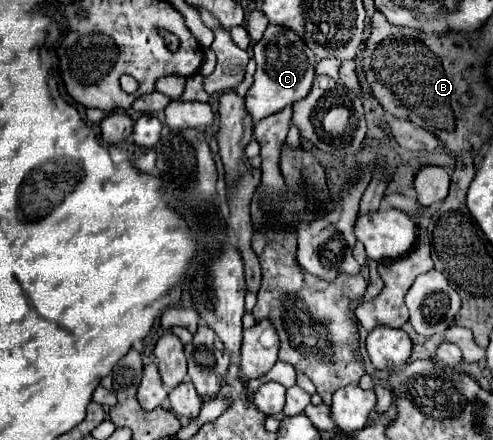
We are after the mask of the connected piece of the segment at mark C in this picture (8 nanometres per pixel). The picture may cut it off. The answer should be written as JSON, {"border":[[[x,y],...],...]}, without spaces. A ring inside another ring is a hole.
{"border":[[[269,24],[263,38],[253,48],[255,60],[257,60],[257,72],[255,82],[249,88],[245,96],[245,106],[253,120],[261,120],[265,116],[271,116],[273,112],[279,112],[287,104],[295,104],[297,100],[305,98],[311,90],[311,84],[315,80],[315,52],[291,32],[291,28],[281,28],[279,24]]]}

